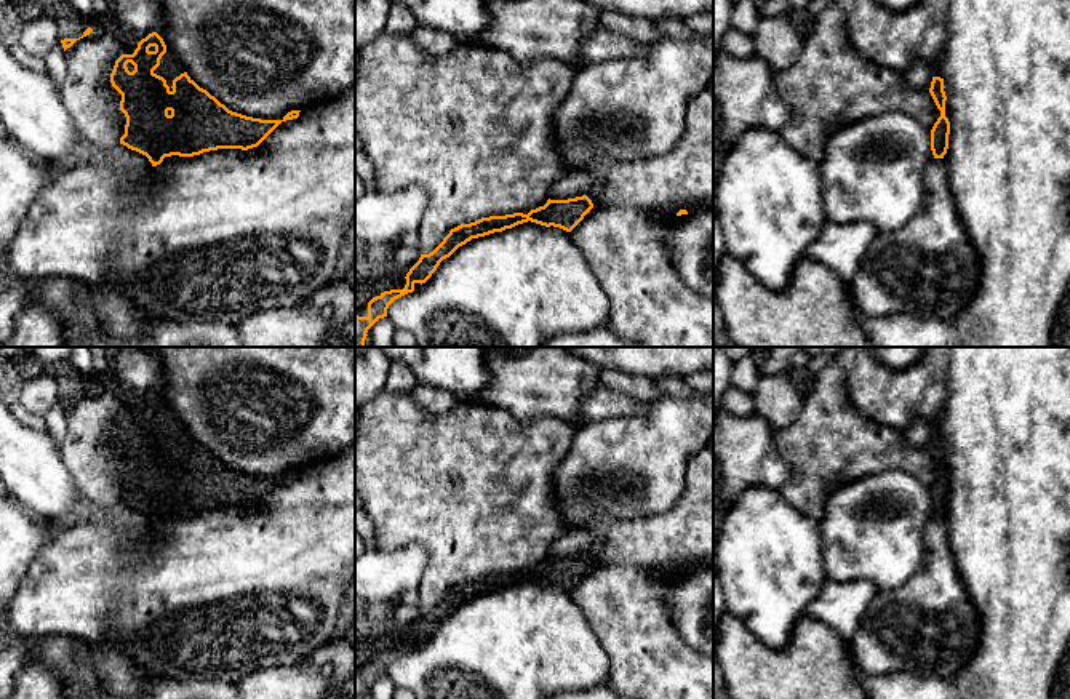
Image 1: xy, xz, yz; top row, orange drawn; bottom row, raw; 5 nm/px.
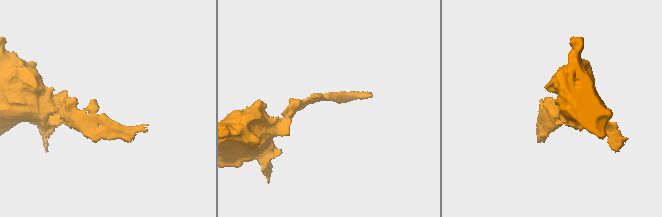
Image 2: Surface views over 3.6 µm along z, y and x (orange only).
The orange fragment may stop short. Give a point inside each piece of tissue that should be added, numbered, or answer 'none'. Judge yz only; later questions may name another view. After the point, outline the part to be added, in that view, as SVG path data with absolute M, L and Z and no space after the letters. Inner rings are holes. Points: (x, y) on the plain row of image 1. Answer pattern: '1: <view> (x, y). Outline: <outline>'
none

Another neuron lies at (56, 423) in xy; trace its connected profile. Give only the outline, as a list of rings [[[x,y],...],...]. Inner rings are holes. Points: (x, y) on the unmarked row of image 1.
[[[61,400],[45,414],[45,419],[48,433],[51,435],[54,445],[59,446],[67,430],[67,421]]]

